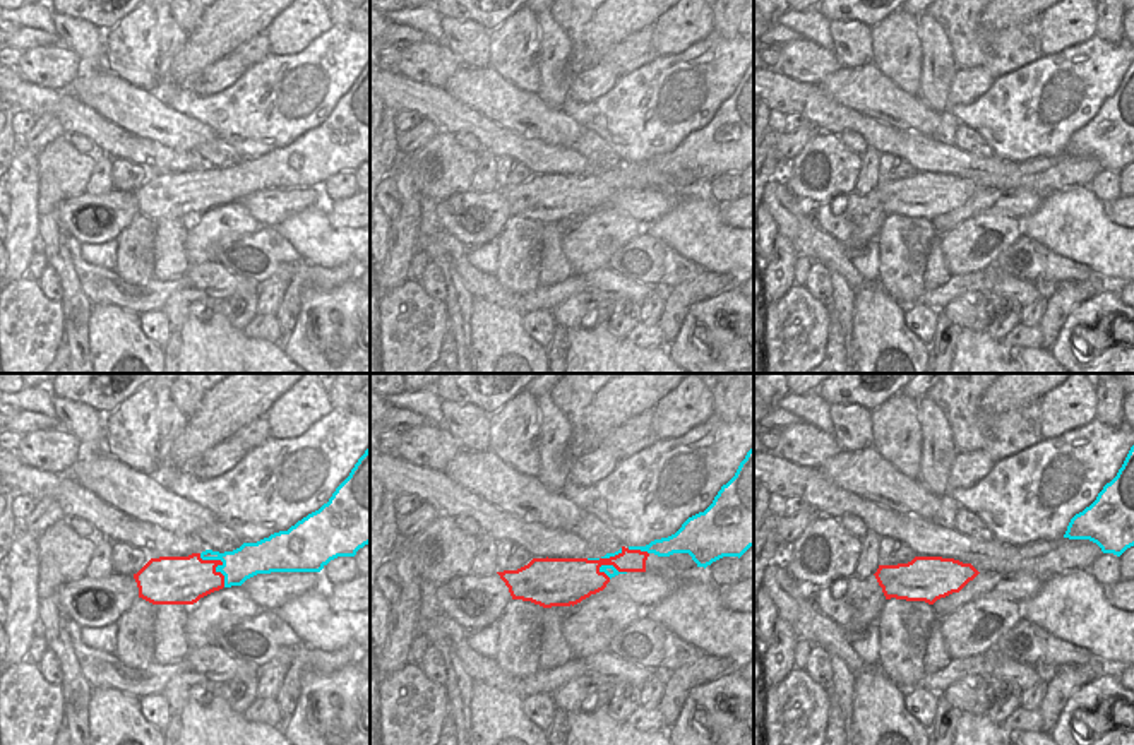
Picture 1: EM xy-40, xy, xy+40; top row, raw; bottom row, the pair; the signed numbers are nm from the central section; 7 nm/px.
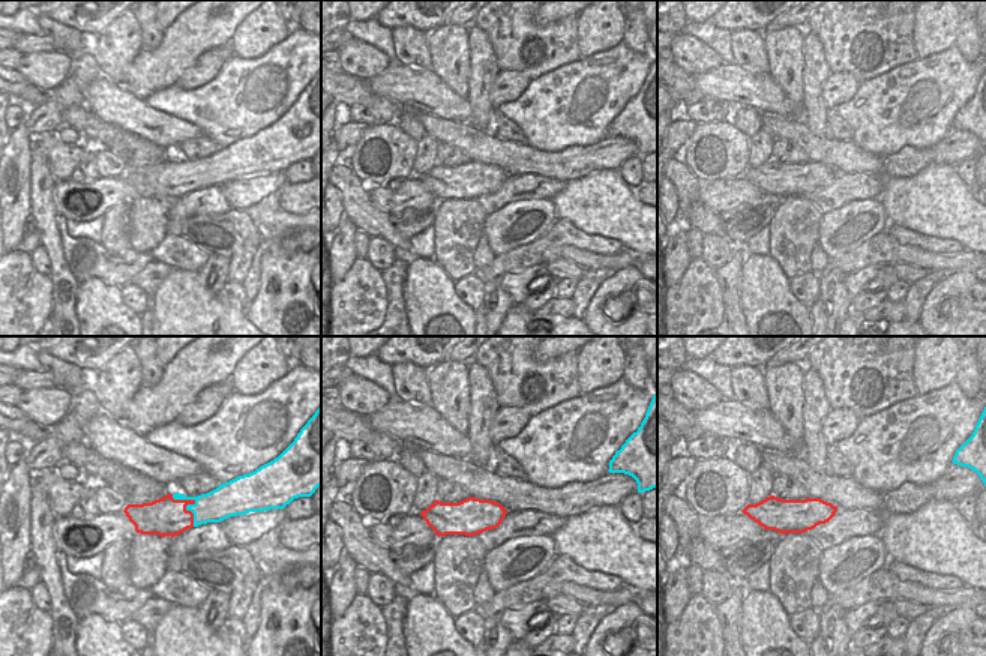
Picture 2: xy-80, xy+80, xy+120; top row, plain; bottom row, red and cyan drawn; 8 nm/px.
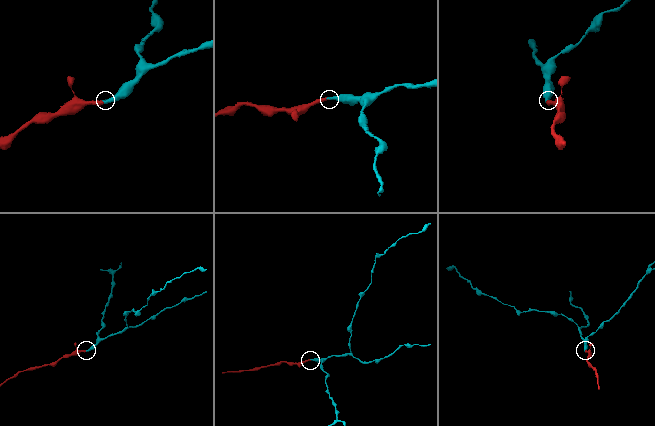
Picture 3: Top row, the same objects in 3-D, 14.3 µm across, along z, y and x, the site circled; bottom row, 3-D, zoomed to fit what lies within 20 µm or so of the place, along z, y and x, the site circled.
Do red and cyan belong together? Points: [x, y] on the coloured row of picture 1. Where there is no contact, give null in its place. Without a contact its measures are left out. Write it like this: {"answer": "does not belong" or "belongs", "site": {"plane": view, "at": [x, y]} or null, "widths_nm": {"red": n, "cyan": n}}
{"answer": "belongs", "site": {"plane": "xy-40", "at": [221, 562]}, "widths_nm": {"red": 320, "cyan": 240}}

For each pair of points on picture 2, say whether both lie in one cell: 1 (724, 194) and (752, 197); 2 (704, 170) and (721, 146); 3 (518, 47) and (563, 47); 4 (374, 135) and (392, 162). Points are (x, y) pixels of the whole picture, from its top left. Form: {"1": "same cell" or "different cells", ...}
{"1": "same cell", "2": "same cell", "3": "same cell", "4": "same cell"}

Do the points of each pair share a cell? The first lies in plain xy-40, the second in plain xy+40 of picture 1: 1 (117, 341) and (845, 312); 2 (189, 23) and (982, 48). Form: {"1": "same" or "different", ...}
{"1": "different", "2": "same"}

